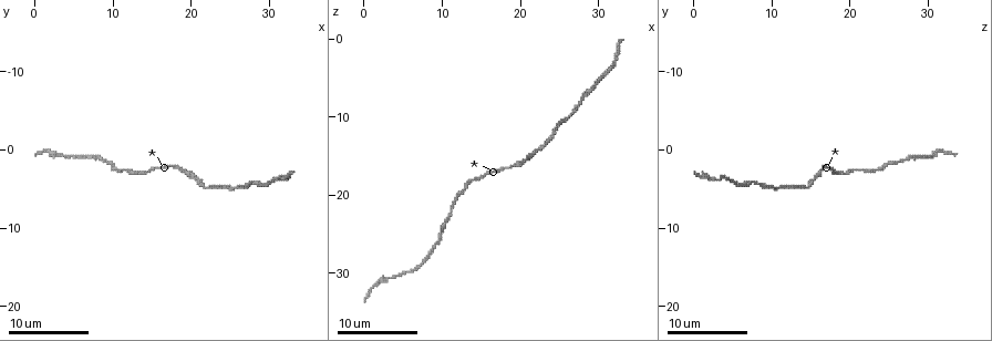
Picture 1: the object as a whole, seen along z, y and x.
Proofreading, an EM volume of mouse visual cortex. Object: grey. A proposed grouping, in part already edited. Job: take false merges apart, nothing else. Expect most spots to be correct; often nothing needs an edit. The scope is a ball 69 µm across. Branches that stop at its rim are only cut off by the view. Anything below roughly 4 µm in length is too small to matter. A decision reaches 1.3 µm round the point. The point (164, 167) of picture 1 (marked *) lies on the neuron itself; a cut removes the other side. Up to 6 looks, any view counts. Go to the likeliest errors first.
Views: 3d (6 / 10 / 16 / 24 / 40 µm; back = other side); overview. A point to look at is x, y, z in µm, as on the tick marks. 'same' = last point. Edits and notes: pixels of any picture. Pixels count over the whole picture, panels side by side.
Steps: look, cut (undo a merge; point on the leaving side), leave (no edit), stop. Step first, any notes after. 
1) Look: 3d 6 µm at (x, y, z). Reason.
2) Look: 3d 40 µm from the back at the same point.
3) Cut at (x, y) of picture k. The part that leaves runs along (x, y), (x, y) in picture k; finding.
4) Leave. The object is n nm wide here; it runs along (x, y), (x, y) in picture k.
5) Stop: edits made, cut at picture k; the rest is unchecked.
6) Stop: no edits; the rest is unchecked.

Look: 3d 10 µm at (27.5, 4.0, 8.0). Narrows sharply.

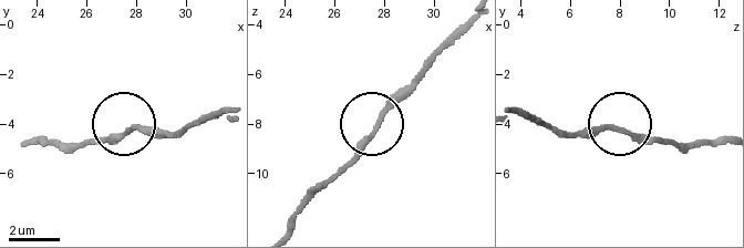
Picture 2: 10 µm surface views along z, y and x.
Leave. The object is 200 nm wide here; it runs along (35, 145), (92, 145), (131, 126), (185, 132) in picture 2; continuous, no second neuron.

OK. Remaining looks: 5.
Look: 3d 6 µm at (10.5, 3.0, 22.5). Calibre changes.

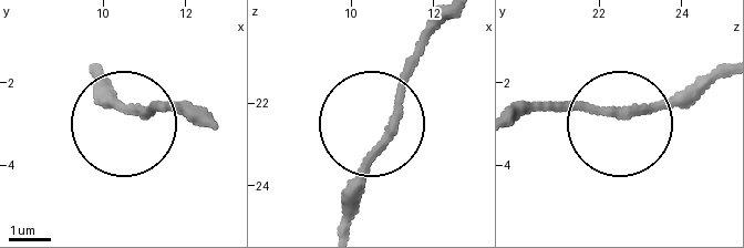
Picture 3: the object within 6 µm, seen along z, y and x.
Look: 3d 6 µm from the back at (10.80, 2.65, 22.85). From behind.

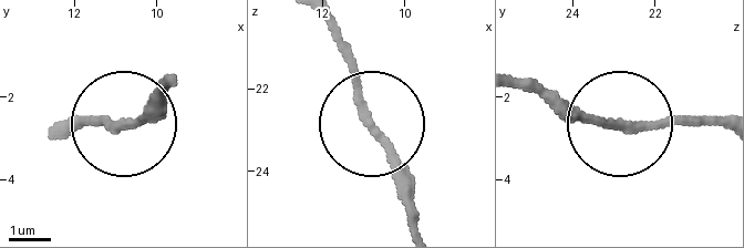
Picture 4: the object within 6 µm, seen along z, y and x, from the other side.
Leave. It runs along (723, 123), (607, 120), (536, 92) in picture 4; one neuron here.

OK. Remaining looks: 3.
Look: 3d 16 µm at (22.0, 5.0, 14.5). Calibre changes.

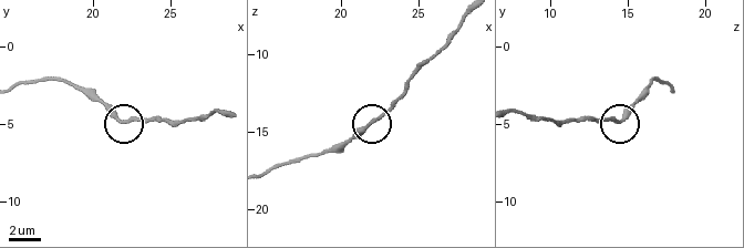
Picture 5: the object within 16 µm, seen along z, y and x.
Leave. It runs along (288, 163), (342, 150), (409, 89) in picture 5; all the same neuron.

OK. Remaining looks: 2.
Stop: no edits; the rest is unchecked.

